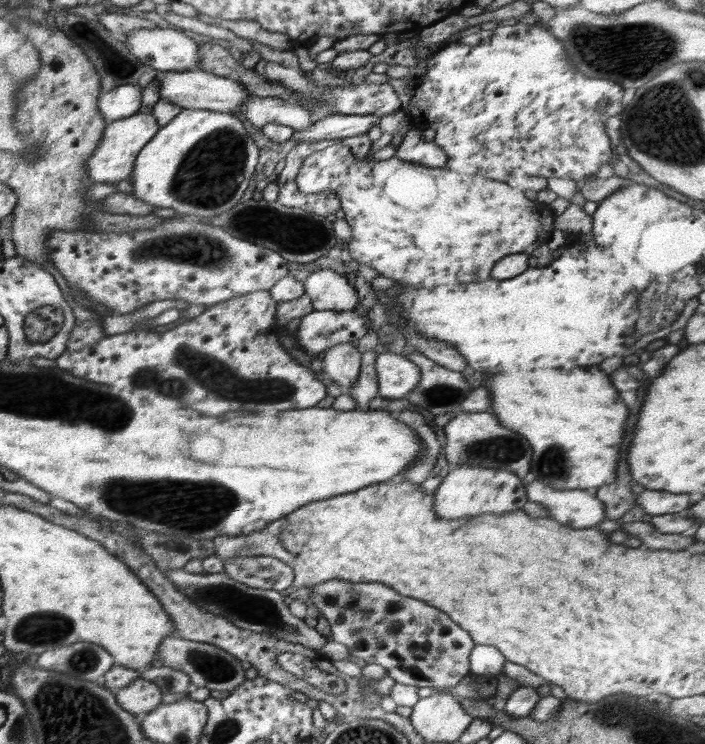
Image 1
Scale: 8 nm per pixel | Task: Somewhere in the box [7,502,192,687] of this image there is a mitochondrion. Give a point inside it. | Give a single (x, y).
(40, 628)

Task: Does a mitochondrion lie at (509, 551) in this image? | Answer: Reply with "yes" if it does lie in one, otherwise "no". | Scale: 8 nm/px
no

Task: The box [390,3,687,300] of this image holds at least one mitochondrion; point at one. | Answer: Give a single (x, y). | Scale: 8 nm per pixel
(642, 48)

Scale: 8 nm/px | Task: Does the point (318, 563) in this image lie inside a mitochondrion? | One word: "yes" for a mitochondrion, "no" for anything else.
no

